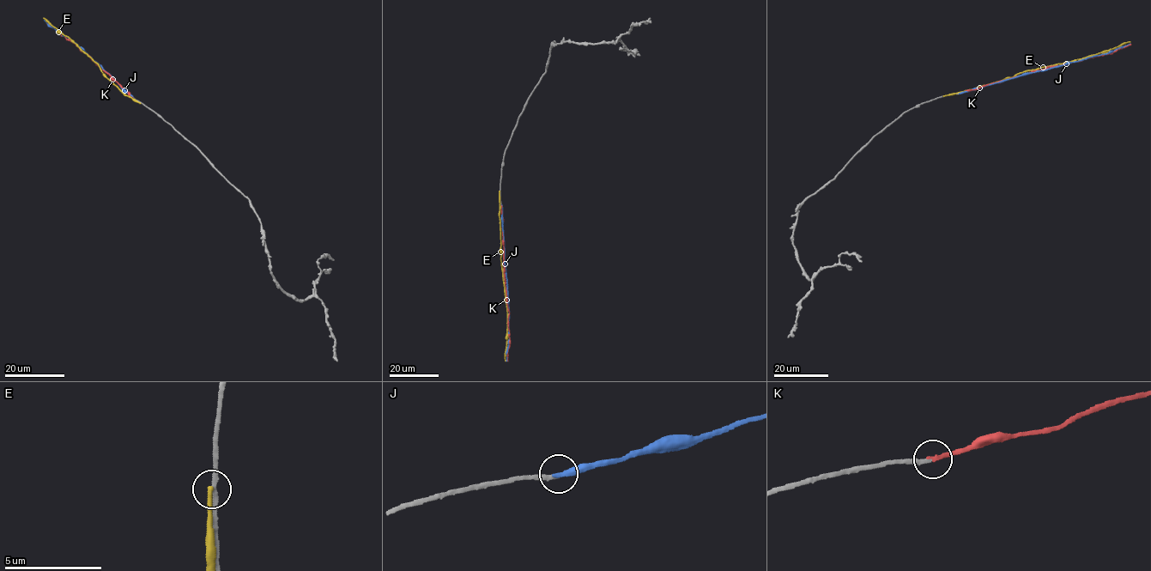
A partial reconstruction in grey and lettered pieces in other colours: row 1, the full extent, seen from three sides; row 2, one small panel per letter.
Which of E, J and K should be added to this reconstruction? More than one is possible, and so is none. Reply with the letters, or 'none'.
K

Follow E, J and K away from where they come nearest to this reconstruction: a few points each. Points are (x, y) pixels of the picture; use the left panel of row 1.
E: (140, 103), (124, 95), (103, 75), (97, 63), (70, 38), (57, 32), (43, 19)
J: (133, 97), (124, 92), (111, 75), (101, 69), (81, 47), (45, 20)
K: (132, 98), (89, 56), (47, 26), (45, 20)

